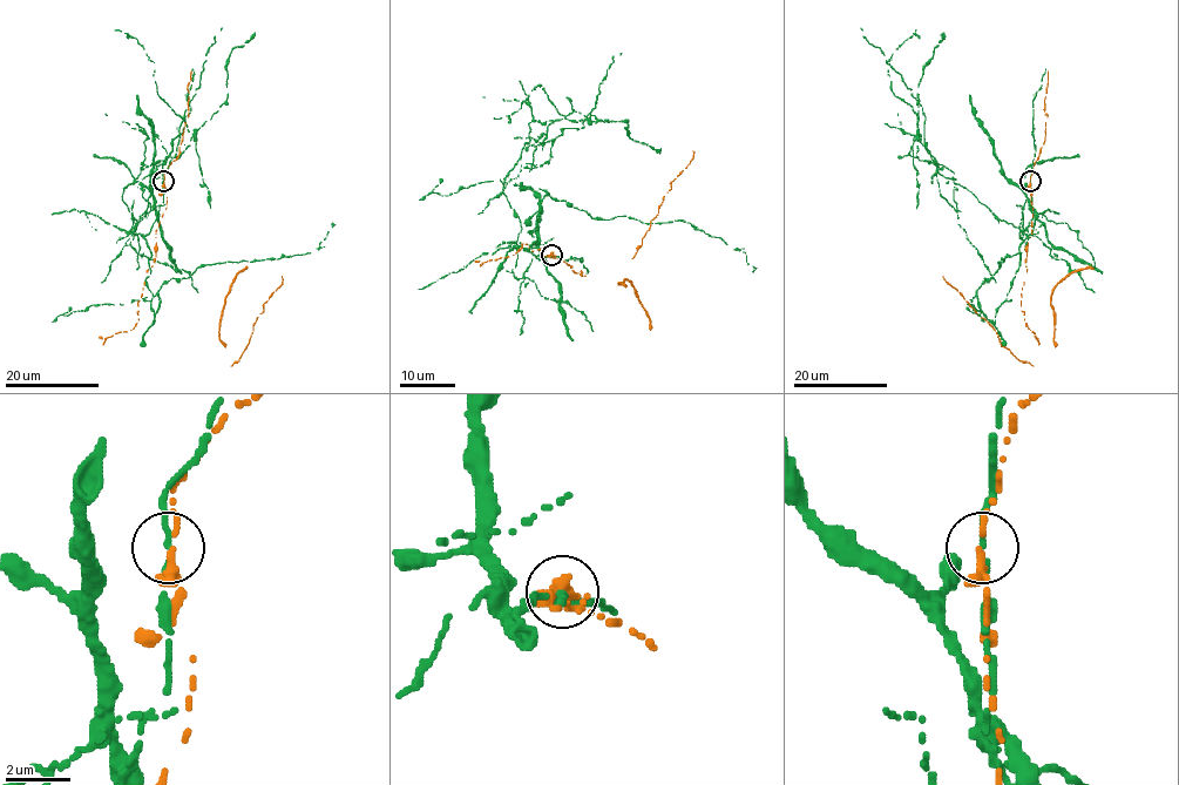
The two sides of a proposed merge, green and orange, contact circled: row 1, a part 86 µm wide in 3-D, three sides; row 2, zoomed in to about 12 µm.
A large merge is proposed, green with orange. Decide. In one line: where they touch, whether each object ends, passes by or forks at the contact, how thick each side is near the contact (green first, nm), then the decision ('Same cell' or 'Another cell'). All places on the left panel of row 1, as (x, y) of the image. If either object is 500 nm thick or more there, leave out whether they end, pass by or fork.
Place: (163, 181). At the ring green ends. At the ring orange ends. Thickness 170 nm (green) against 340 nm. Another cell

